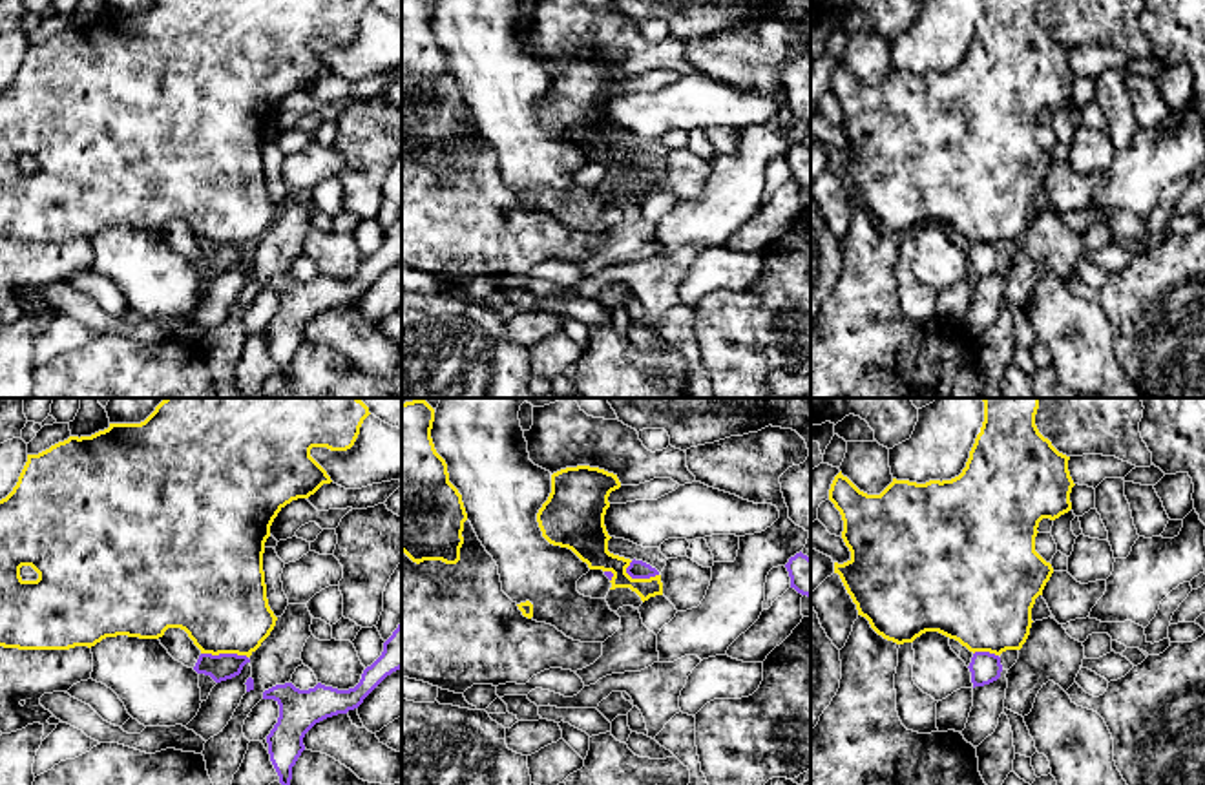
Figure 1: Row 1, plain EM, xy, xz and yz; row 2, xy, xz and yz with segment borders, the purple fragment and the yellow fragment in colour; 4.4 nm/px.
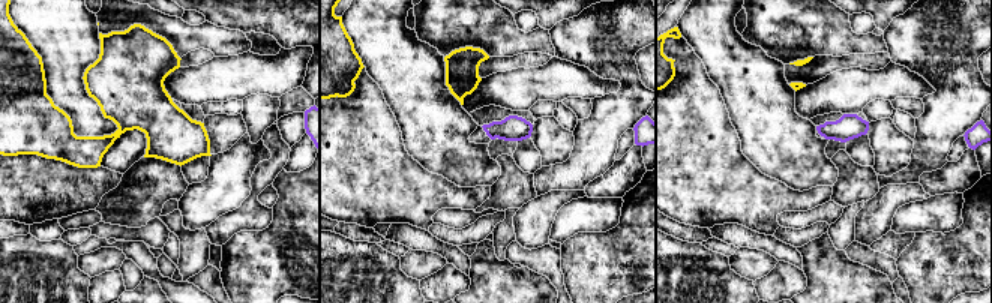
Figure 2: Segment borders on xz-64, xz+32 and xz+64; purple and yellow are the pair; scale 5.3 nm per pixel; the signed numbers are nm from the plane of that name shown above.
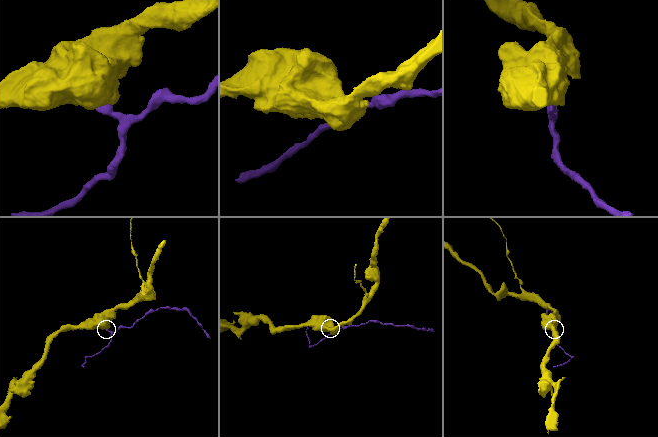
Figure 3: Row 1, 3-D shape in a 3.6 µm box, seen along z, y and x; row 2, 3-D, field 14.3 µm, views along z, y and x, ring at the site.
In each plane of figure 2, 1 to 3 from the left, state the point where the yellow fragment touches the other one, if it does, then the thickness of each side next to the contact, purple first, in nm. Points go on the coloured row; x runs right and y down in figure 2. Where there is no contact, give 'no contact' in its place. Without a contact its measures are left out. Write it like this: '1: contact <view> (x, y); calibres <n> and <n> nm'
1: no contact
2: no contact
3: no contact

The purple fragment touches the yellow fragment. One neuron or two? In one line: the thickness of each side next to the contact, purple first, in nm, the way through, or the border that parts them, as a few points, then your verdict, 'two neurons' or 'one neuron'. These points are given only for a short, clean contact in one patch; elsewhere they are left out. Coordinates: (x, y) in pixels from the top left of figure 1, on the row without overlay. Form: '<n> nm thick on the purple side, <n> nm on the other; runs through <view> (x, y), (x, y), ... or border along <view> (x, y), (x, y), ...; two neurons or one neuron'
120 nm thick on the purple side, 420 nm on the other; border along xy (201, 243), (243, 245), (247, 249); two neurons

